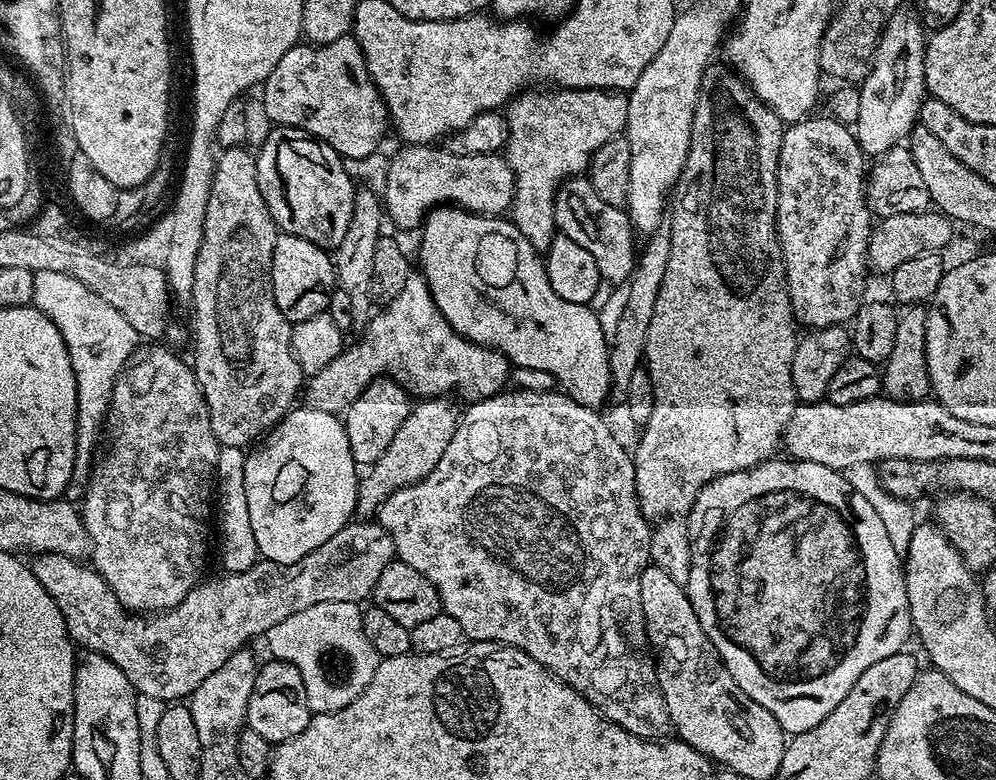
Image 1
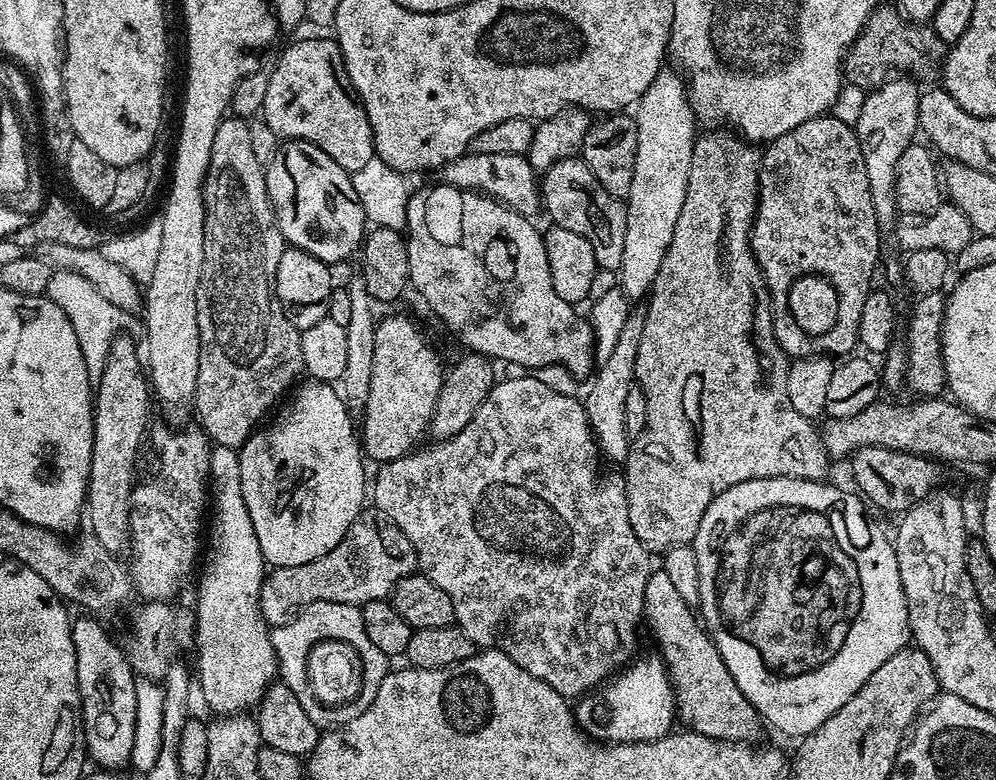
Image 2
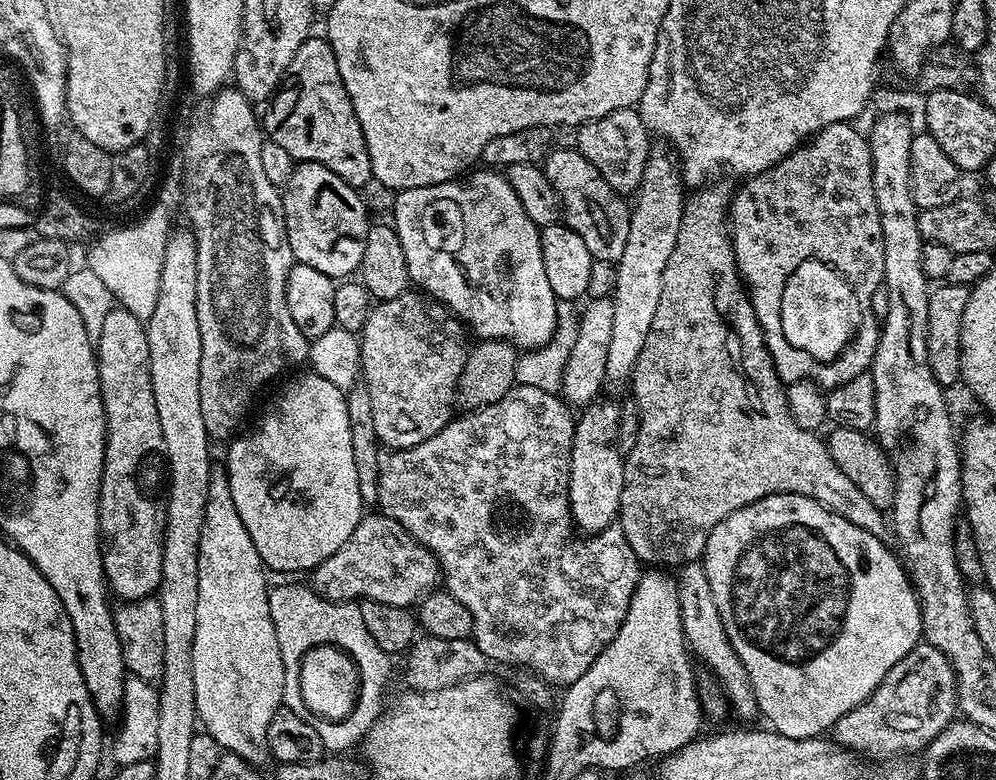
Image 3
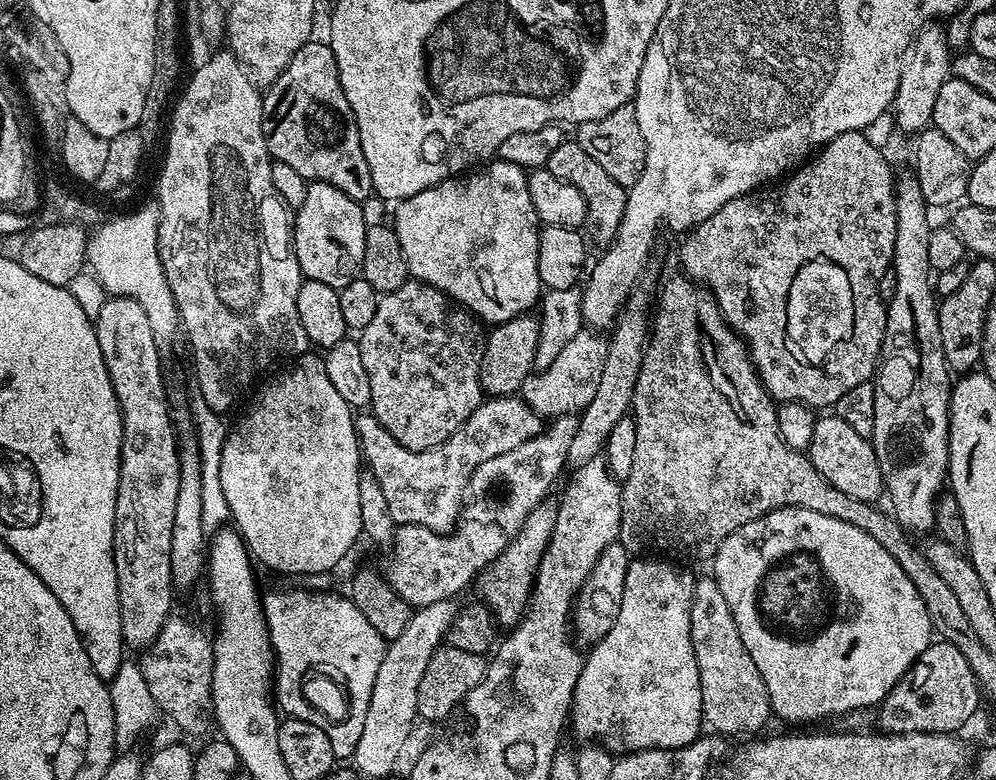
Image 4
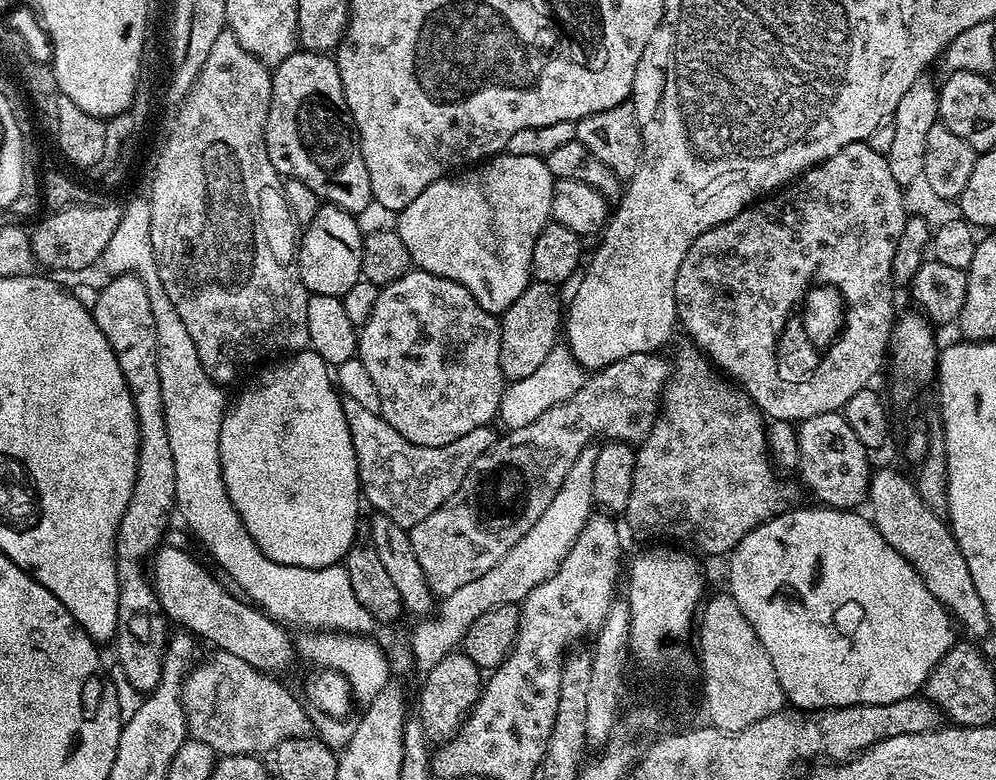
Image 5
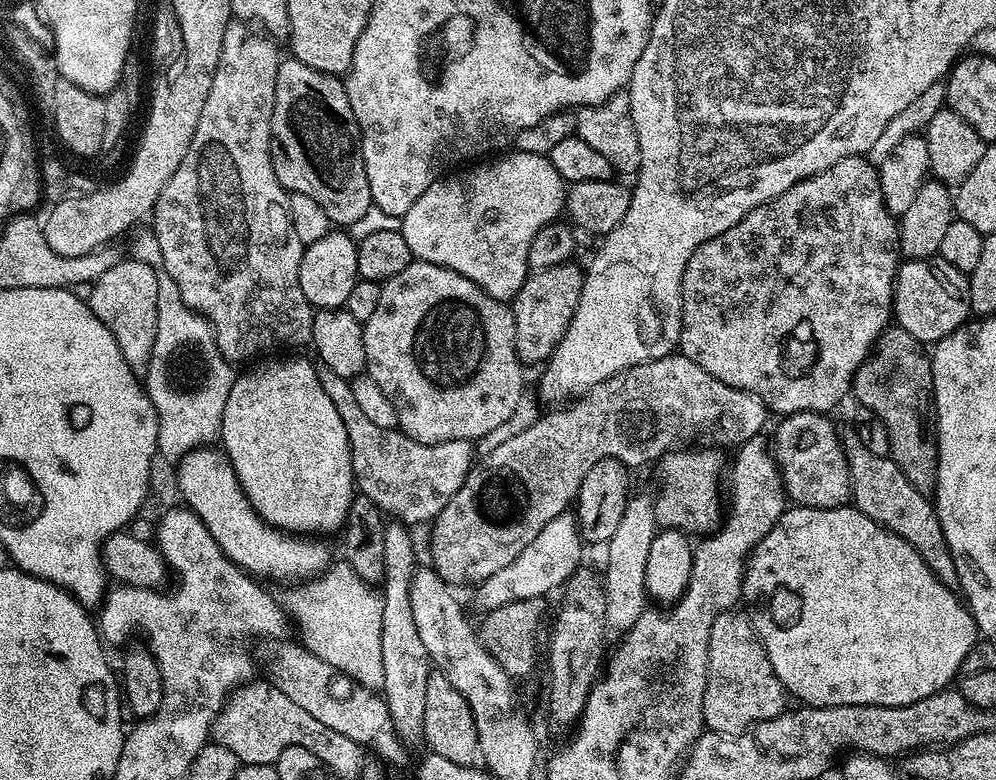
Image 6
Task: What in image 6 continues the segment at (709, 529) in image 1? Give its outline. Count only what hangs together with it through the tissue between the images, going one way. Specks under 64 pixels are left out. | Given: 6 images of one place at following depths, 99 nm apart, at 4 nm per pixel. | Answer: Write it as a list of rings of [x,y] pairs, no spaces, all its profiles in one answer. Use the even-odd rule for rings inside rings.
[[[854,506],[842,508],[801,508],[789,507],[778,518],[774,530],[758,542],[758,546],[748,558],[748,567],[744,569],[743,603],[752,617],[756,633],[760,635],[762,646],[770,658],[770,666],[774,666],[774,674],[782,682],[785,693],[789,697],[797,696],[801,705],[810,708],[837,708],[838,706],[906,706],[910,702],[918,702],[922,698],[930,698],[930,694],[943,692],[948,684],[960,675],[960,667],[970,654],[970,650],[978,643],[976,619],[968,611],[965,601],[953,589],[947,588],[926,566],[922,554],[906,542],[898,534],[884,528],[878,522],[866,518]]]

